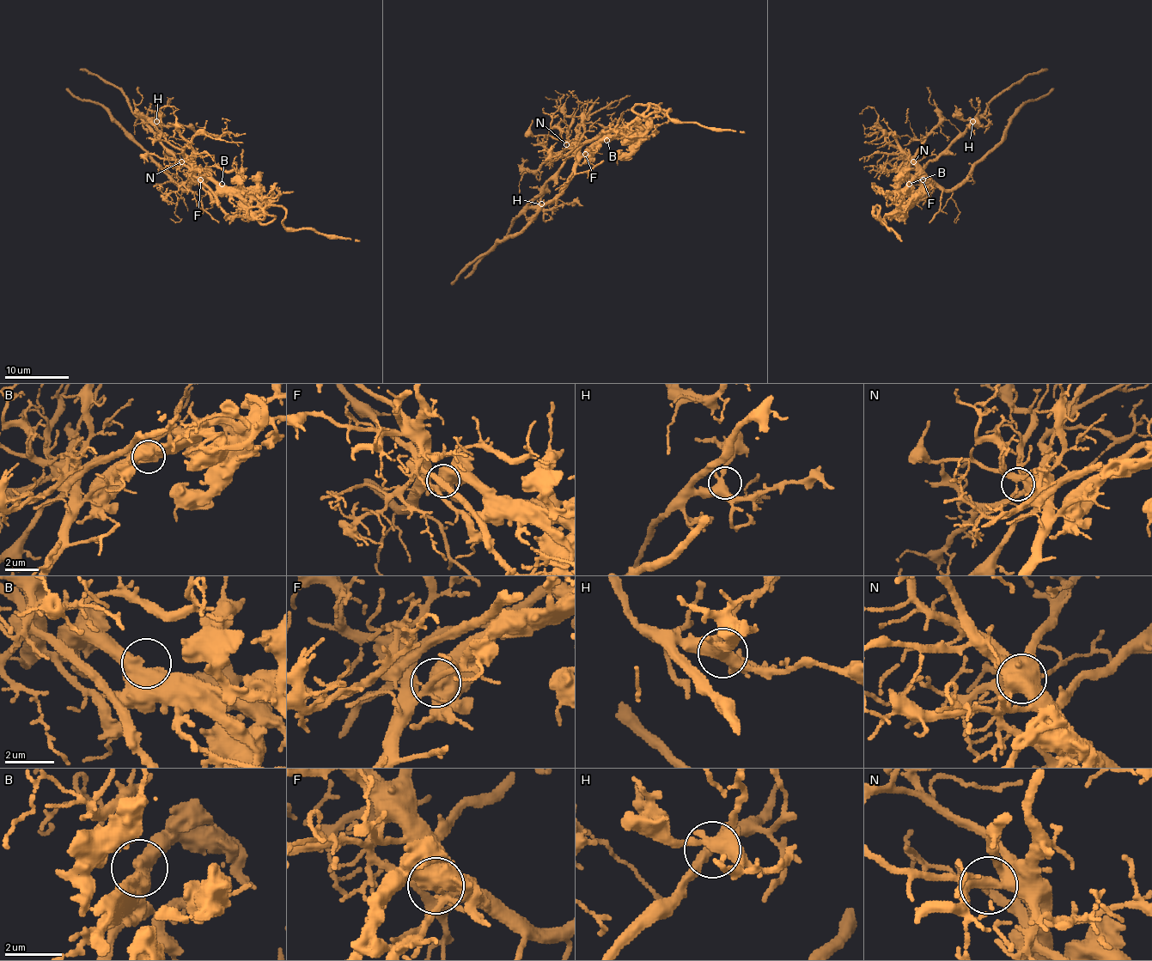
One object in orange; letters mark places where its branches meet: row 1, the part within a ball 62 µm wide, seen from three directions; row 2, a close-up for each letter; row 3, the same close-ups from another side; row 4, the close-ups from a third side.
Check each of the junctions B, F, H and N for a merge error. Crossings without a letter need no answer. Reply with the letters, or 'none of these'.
F

